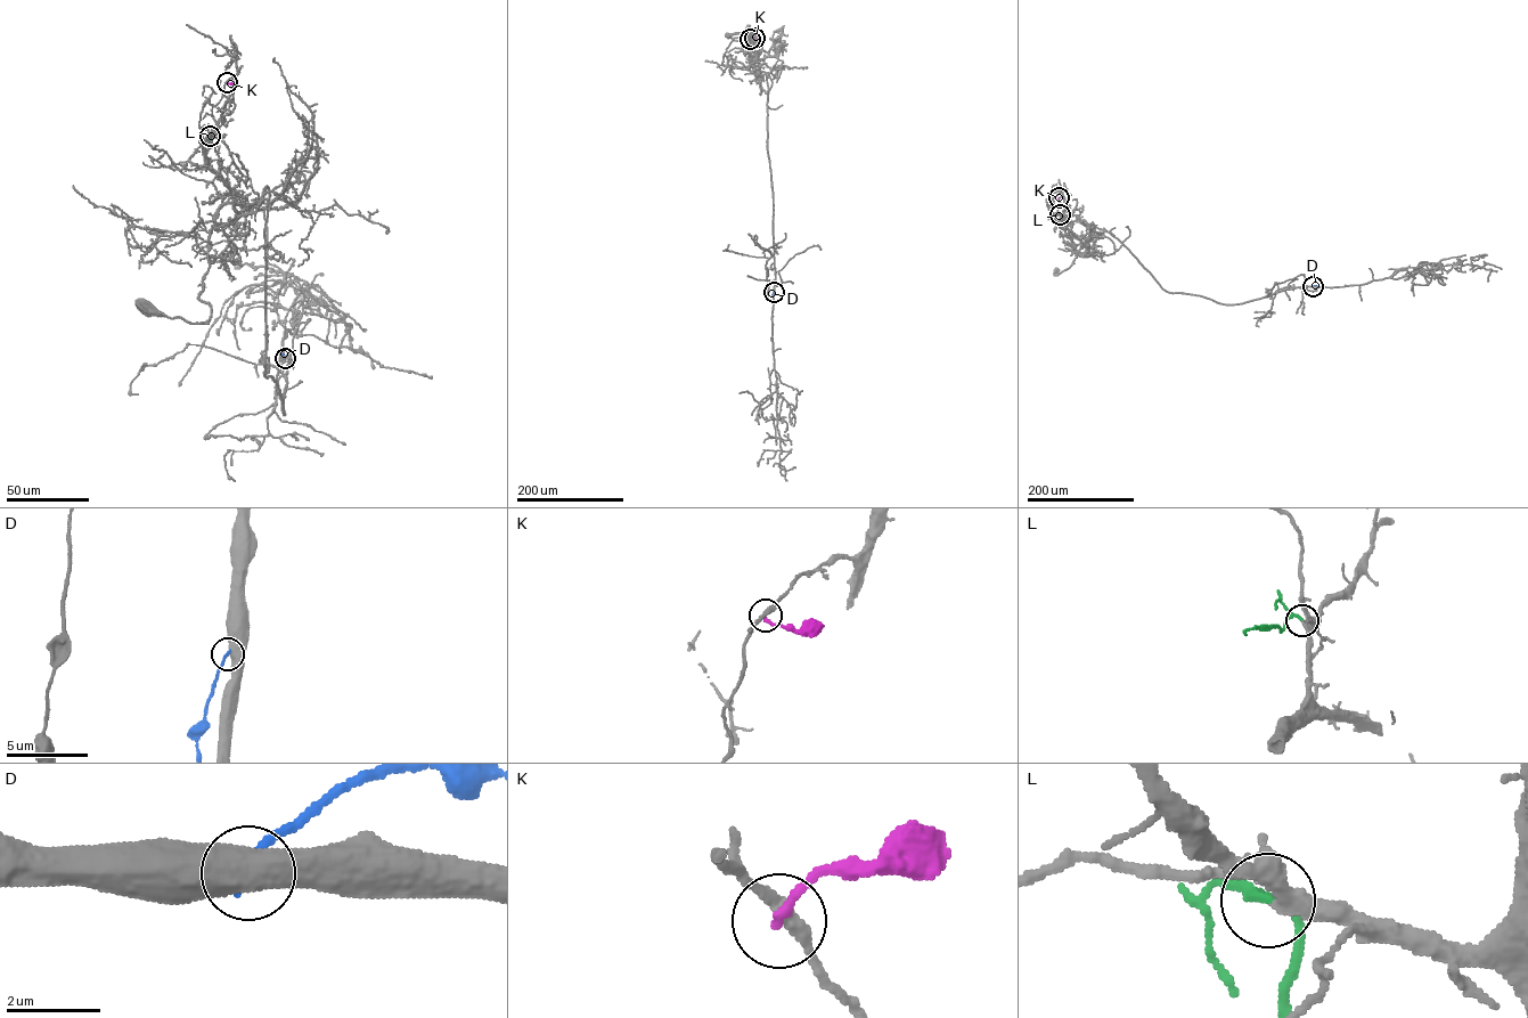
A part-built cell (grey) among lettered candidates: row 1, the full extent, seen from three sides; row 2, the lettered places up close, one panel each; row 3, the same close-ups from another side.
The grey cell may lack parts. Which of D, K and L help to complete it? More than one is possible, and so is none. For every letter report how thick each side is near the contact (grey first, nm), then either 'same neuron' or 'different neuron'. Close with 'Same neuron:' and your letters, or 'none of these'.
D: 550 nm thick on the grey side, 190 nm on the other; different neuron
K: 280 nm thick on the grey side, 200 nm on the other; different neuron
L: 320 nm thick on the grey side, 150 nm on the other; same neuron
Same neuron: L

